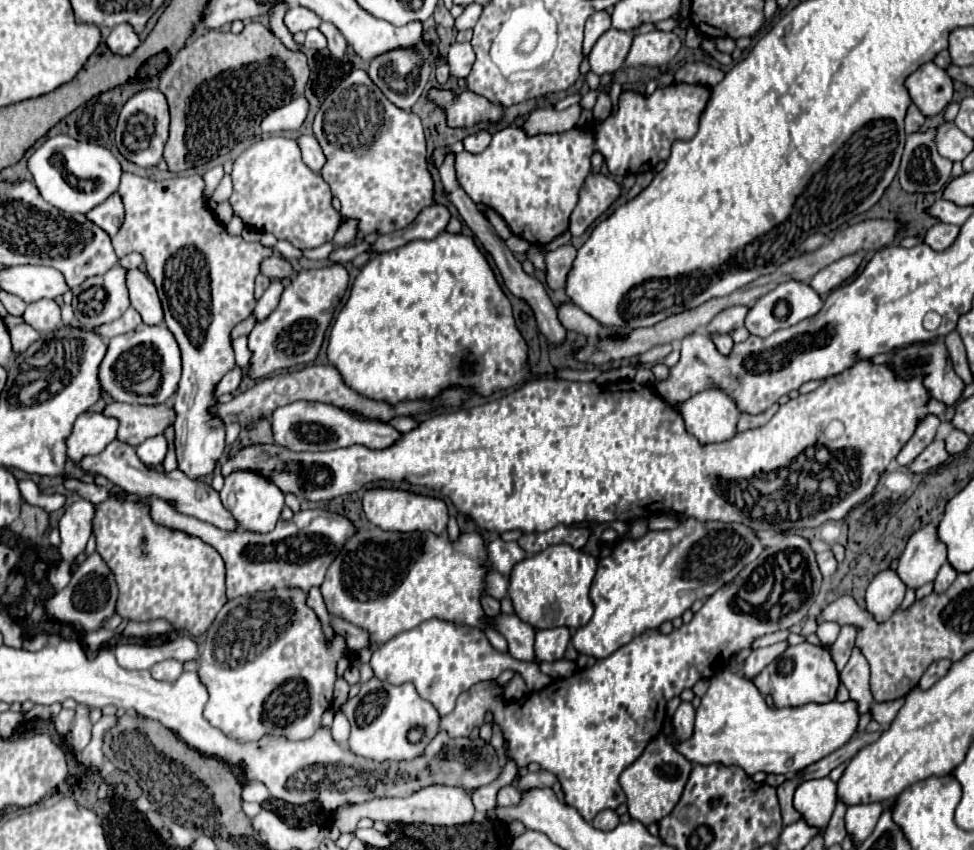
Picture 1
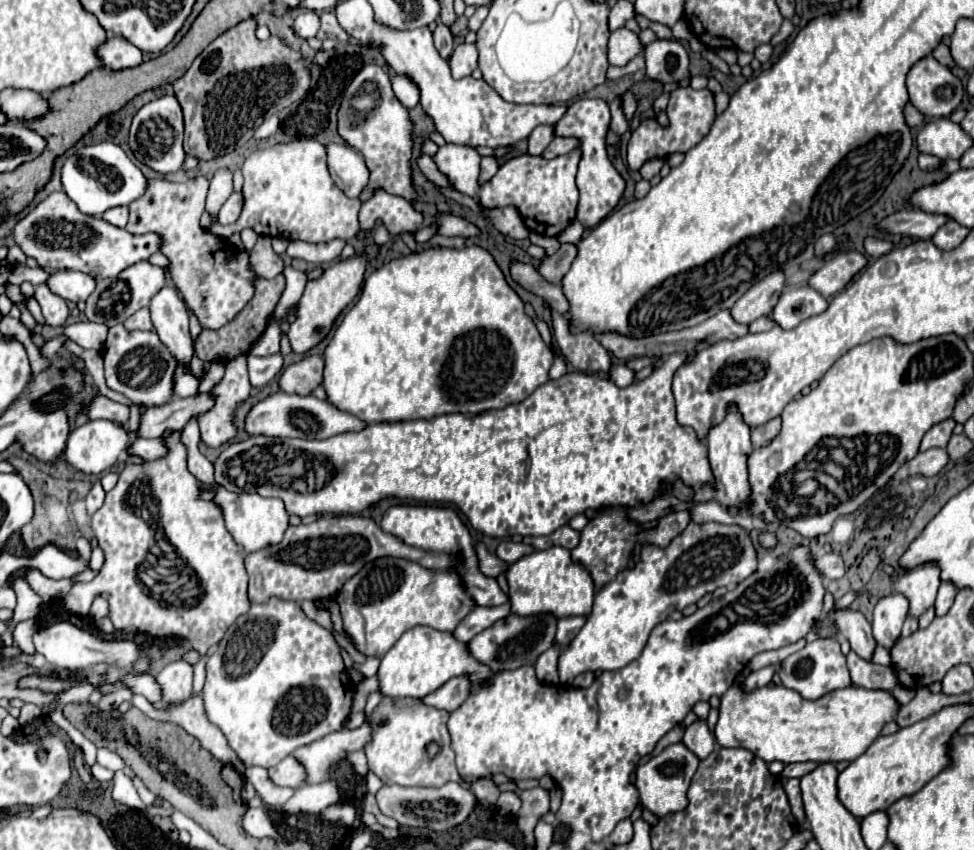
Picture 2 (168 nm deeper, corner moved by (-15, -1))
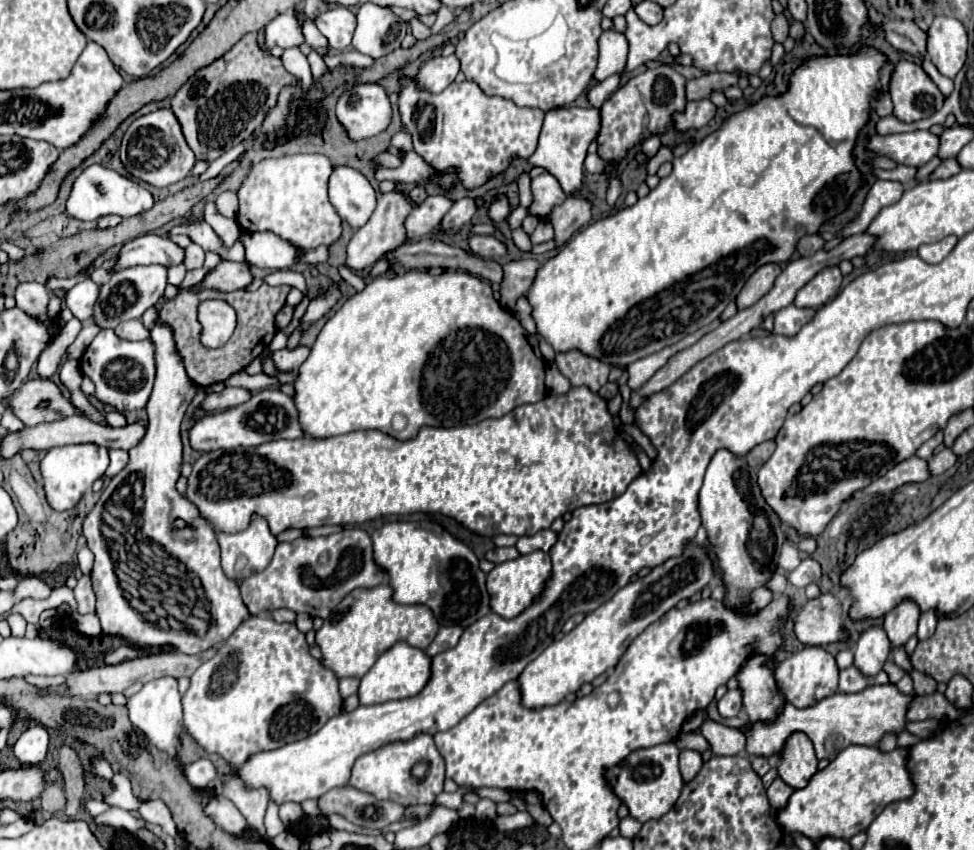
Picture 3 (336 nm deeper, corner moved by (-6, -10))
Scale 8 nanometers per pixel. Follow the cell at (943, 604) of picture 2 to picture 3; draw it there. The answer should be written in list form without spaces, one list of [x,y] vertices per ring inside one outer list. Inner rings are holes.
[[[927,611],[921,615],[919,619],[919,629],[917,629],[917,639],[923,641],[923,639],[929,639],[935,631],[935,625],[937,625],[937,613],[935,611]]]

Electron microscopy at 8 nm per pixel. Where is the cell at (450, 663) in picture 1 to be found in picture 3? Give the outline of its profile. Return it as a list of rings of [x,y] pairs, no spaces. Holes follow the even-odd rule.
[[[401,641],[401,643],[395,643],[389,651],[385,651],[377,659],[377,663],[361,679],[357,695],[359,695],[361,705],[375,705],[375,703],[385,703],[393,699],[407,699],[411,695],[417,695],[425,687],[429,675],[431,675],[431,657],[427,657],[425,651]]]

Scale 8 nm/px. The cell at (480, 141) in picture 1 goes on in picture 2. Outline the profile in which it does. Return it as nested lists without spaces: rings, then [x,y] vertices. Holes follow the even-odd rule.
[[[482,156],[482,172],[480,172],[480,182],[490,180],[498,170],[498,160],[496,156]]]

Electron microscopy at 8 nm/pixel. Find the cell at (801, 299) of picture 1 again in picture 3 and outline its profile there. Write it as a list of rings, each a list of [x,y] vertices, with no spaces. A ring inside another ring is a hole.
[[[787,305],[787,307],[783,307],[783,311],[777,311],[771,333],[783,335],[783,337],[793,337],[801,331],[803,325],[807,325],[813,319],[813,315],[815,315],[813,309],[799,309],[795,305]]]

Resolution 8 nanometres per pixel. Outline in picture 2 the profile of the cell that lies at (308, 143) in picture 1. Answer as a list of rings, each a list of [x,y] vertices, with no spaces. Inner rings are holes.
[[[328,144],[326,152],[328,170],[336,186],[348,198],[358,198],[362,188],[368,184],[368,168],[364,164],[364,158],[346,144]]]

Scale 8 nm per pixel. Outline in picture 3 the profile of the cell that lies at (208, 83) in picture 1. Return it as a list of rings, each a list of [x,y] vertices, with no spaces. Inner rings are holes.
[[[247,33],[221,59],[197,71],[173,95],[171,107],[195,157],[213,161],[225,147],[229,151],[239,145],[263,123],[263,117],[277,103],[277,95],[285,85],[297,85],[297,77],[283,71],[279,57],[273,57],[259,47],[255,33]]]

